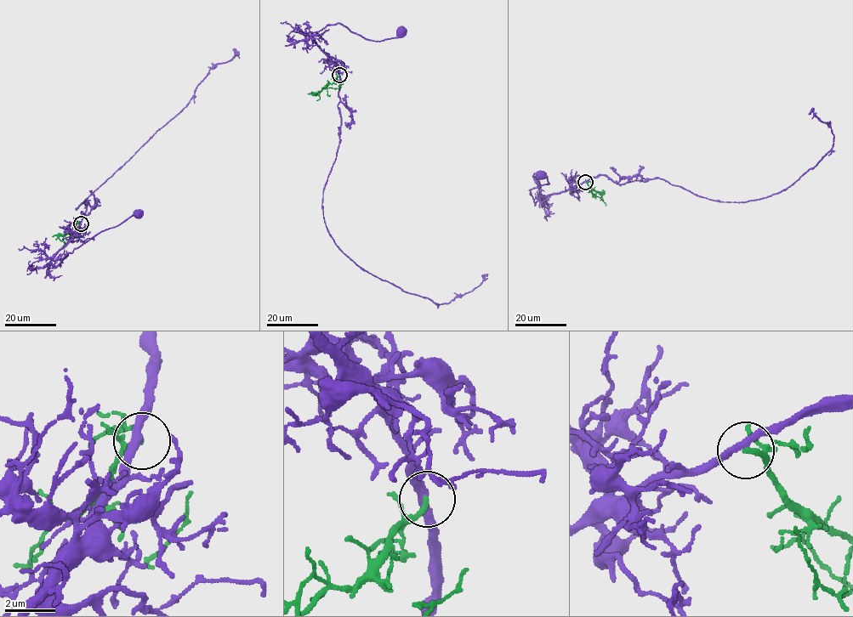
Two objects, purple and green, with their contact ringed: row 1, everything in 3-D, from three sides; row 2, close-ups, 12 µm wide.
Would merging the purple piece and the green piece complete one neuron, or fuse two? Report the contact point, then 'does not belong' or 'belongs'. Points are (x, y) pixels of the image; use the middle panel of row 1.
(339, 75) | does not belong

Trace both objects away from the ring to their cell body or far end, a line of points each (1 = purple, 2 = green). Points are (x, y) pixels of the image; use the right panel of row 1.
1: (585, 182), (544, 196), (535, 205), (529, 190), (549, 183), (547, 177), (542, 175)
2: (585, 182), (601, 193), (600, 198), (606, 206)

